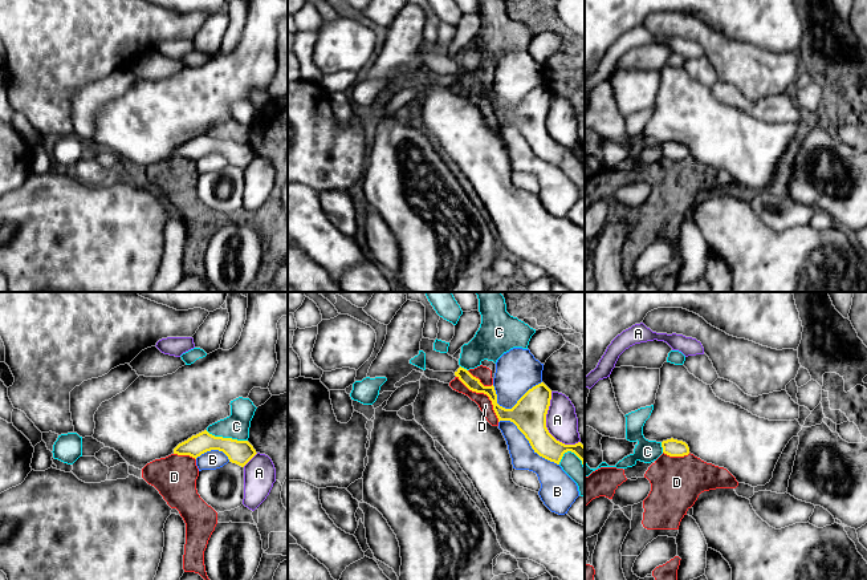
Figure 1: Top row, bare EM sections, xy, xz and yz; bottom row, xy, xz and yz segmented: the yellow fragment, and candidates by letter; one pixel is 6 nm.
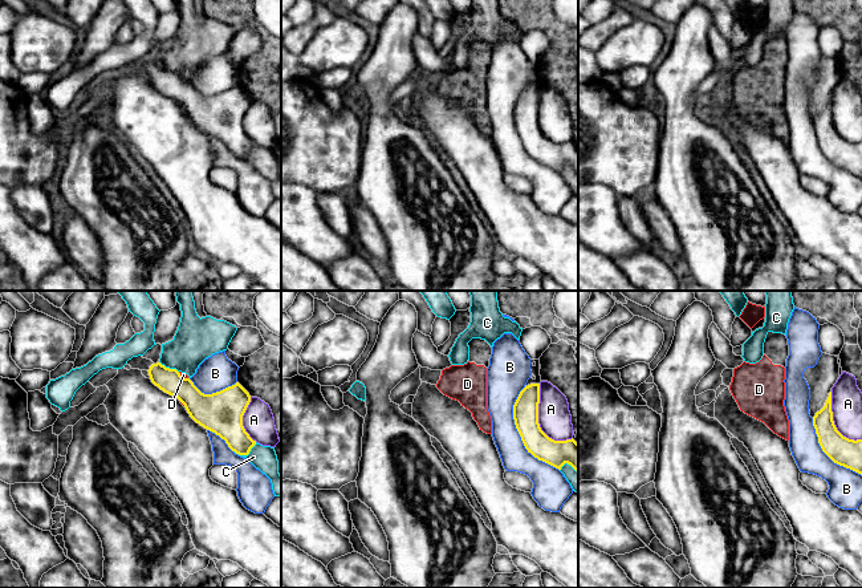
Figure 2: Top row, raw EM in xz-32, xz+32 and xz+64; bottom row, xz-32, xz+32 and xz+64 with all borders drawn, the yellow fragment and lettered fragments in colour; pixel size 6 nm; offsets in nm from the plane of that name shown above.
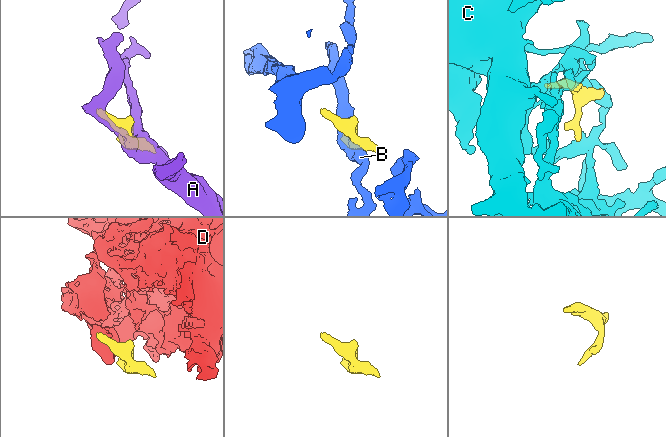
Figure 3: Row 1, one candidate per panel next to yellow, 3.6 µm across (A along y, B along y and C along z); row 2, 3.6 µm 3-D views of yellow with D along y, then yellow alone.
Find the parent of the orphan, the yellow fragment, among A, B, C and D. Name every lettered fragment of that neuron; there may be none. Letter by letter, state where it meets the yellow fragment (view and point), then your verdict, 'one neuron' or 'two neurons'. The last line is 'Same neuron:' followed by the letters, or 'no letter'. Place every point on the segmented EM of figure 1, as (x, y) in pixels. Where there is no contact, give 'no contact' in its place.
A: xz (546, 428) | two neurons
B: xz (529, 442) | two neurons
C: xy (227, 438) | two neurons
D: xz (484, 393) | two neurons
Same neuron: no letter

